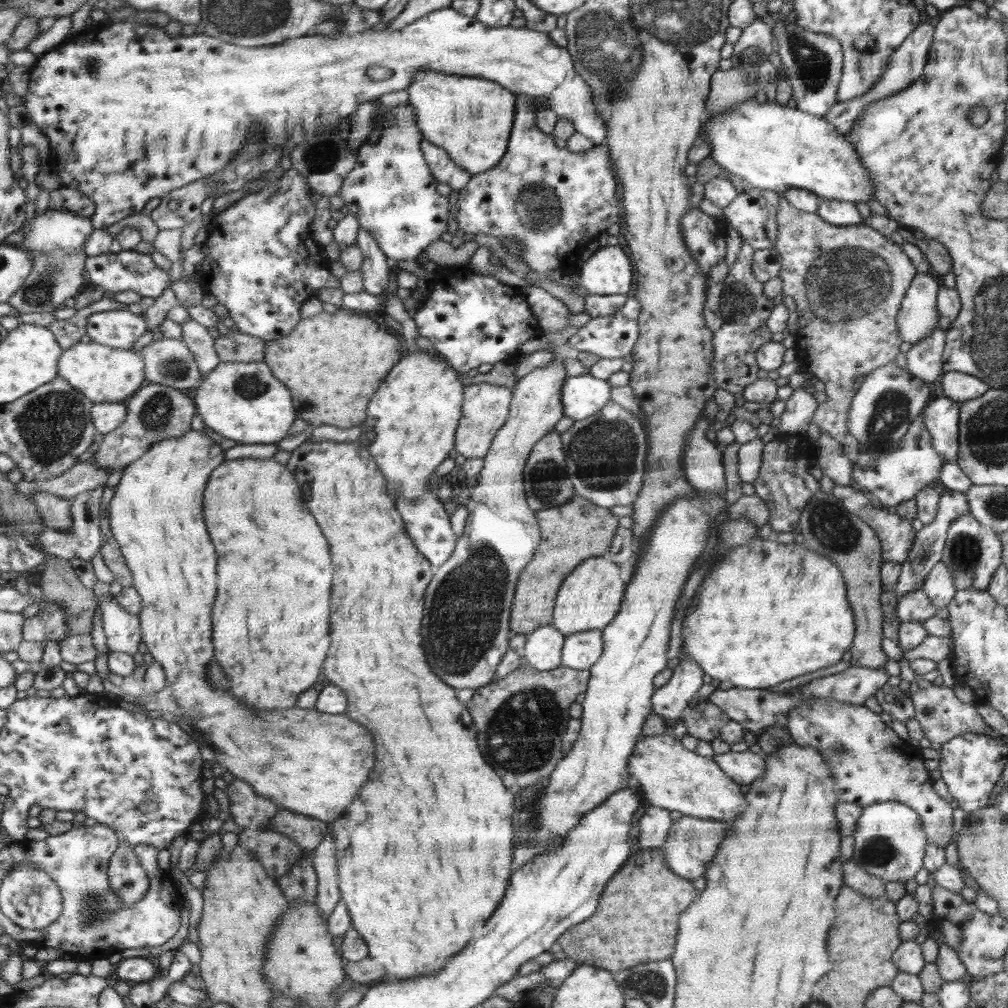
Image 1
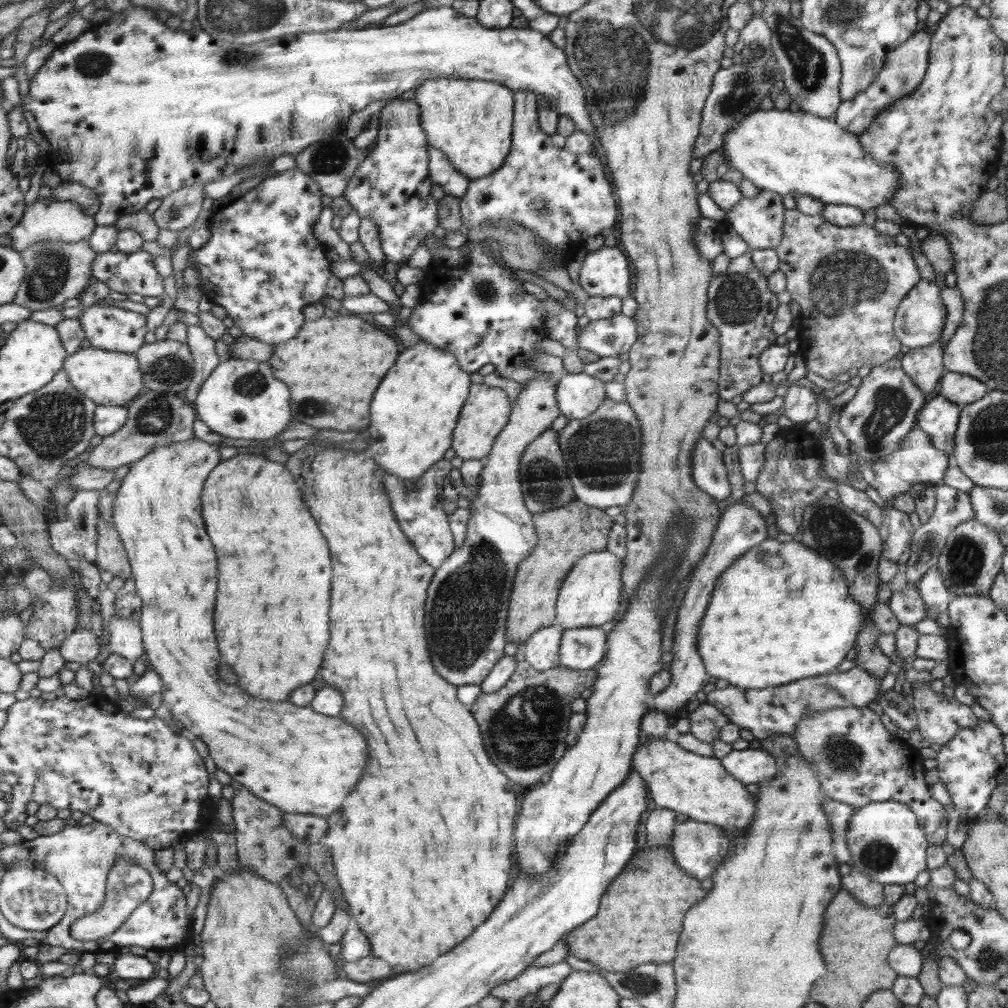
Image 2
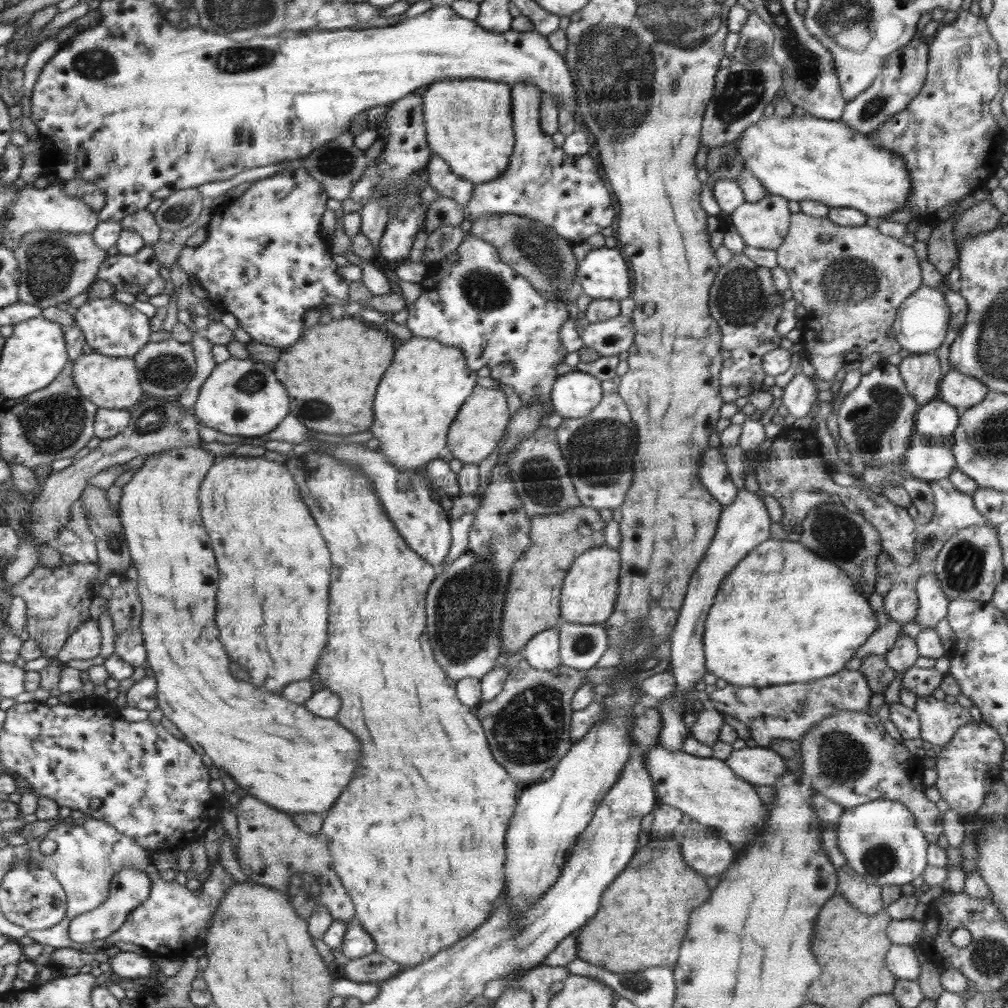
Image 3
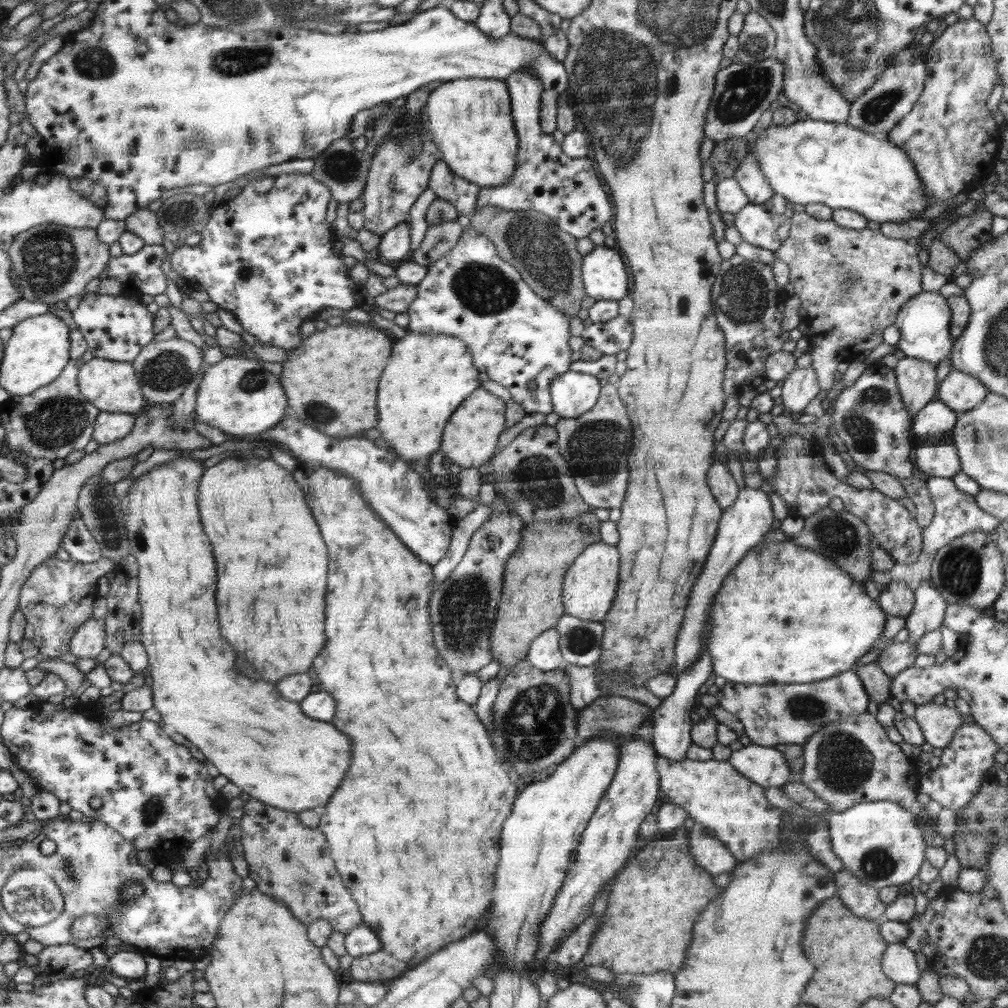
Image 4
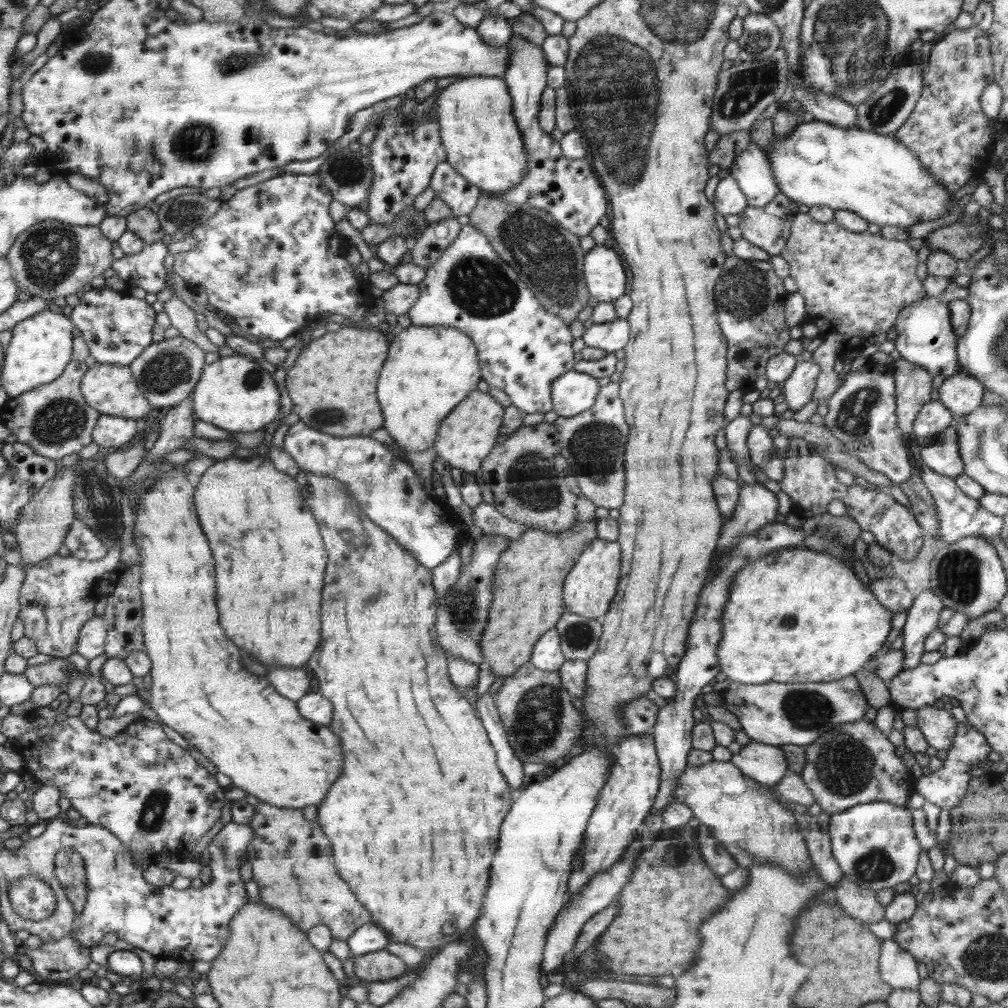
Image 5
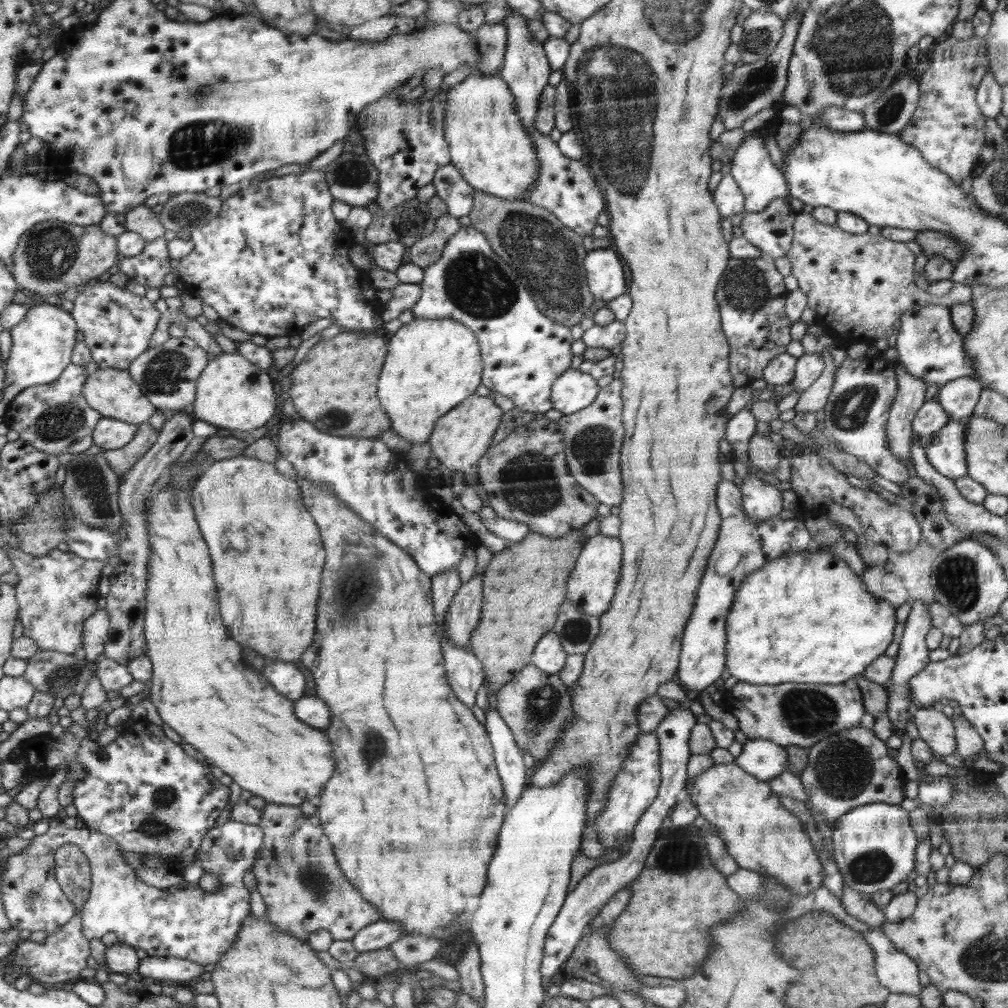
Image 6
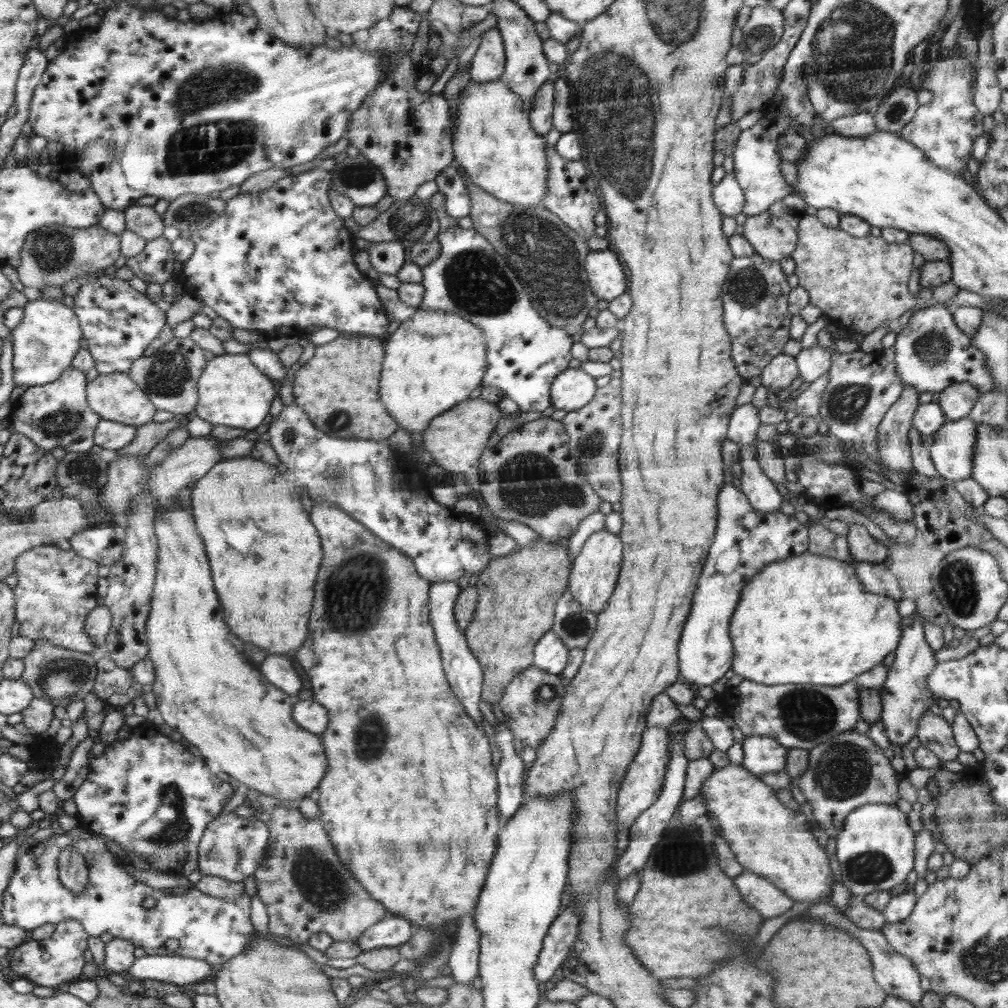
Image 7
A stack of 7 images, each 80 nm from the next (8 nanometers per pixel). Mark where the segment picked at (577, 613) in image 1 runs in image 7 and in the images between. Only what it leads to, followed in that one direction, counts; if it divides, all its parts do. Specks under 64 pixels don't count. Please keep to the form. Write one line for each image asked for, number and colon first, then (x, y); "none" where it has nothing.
2: (589, 597)
3: (589, 591)
4: (589, 587)
5: (591, 585)
6: (592, 584)
7: (594, 574)

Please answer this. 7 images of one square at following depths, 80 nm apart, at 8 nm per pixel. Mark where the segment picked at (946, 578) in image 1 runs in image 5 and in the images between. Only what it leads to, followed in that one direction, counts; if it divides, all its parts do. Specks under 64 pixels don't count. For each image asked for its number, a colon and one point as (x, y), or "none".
2: (931, 587)
3: (932, 607)
4: (929, 608)
5: (922, 617)

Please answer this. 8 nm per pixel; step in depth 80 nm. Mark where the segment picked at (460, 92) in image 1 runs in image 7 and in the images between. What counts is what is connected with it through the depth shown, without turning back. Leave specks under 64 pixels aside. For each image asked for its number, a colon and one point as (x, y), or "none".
2: (471, 120)
3: (469, 122)
4: (470, 120)
5: (483, 142)
6: (489, 144)
7: (492, 141)

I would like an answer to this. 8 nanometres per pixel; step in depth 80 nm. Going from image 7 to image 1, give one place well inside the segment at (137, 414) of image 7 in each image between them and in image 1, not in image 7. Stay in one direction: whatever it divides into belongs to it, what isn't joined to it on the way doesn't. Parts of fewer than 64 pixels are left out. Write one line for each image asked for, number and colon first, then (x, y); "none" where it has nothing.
1: (102, 373)
2: (108, 377)
3: (110, 382)
4: (112, 386)
5: (111, 389)
6: (112, 392)

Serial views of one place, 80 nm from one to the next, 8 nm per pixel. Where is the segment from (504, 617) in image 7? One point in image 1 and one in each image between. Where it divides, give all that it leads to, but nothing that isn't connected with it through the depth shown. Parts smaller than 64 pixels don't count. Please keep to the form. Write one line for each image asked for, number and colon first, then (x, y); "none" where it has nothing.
1: (578, 530)
2: (565, 534)
3: (533, 603)
4: (532, 589)
5: (527, 587)
6: (525, 584)

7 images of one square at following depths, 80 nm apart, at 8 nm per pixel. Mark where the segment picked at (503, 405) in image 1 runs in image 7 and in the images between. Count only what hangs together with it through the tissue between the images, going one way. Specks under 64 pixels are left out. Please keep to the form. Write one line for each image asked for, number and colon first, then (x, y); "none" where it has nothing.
2: (485, 413)
3: (478, 427)
4: (471, 433)
5: (466, 436)
6: (459, 440)
7: (455, 439)

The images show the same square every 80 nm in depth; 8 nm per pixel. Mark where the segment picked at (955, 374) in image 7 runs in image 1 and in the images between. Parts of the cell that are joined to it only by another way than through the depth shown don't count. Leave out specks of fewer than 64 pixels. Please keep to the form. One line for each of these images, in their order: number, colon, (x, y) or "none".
1: (918, 317)
2: (919, 321)
3: (923, 319)
4: (924, 323)
5: (925, 337)
6: (928, 346)

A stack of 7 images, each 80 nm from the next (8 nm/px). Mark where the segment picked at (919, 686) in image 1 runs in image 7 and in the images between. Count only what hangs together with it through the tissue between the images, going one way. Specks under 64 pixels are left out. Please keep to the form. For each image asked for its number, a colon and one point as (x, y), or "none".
2: (940, 717)
3: (939, 720)
4: (939, 723)
5: (938, 726)
6: (936, 729)
7: (935, 733)

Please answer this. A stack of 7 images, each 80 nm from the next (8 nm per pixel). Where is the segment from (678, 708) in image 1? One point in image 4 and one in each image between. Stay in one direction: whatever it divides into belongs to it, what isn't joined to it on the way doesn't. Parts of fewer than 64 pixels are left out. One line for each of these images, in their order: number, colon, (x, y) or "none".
2: (741, 527)
3: (745, 523)
4: (743, 526)

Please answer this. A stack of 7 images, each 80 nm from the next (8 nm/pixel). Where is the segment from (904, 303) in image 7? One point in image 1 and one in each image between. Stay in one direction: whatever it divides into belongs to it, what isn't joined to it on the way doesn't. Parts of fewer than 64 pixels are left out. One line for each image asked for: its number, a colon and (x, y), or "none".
1: (848, 282)
2: (849, 281)
3: (853, 280)
4: (852, 283)
5: (854, 285)
6: (858, 284)

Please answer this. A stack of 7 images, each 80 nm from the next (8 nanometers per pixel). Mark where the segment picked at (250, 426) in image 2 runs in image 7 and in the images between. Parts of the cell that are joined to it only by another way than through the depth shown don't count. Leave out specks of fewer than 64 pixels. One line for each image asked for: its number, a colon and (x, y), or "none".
3: (241, 397)
4: (238, 395)
5: (234, 392)
6: (231, 392)
7: (231, 390)

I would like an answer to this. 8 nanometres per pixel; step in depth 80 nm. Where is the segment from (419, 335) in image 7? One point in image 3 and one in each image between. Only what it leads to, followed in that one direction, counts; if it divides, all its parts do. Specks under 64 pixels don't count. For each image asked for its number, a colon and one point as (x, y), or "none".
3: (421, 396)
4: (429, 376)
5: (431, 369)
6: (433, 365)

